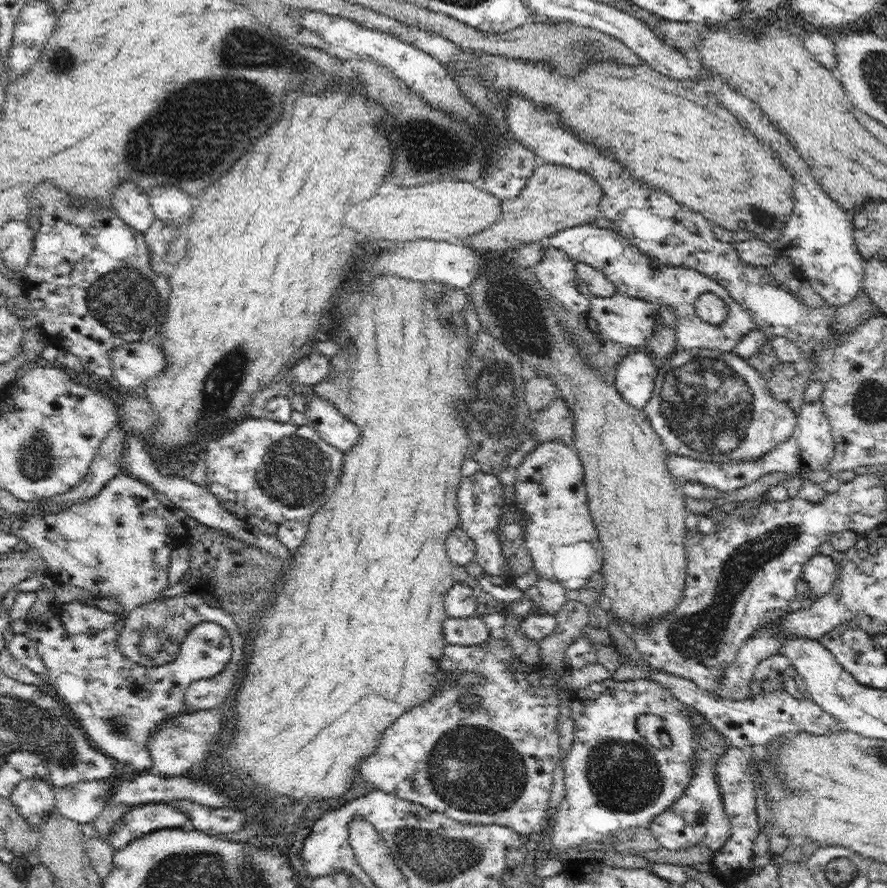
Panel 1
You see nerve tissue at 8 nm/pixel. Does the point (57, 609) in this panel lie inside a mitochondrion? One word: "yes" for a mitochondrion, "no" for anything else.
no

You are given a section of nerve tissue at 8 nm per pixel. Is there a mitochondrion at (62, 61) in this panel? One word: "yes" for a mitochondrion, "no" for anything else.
yes

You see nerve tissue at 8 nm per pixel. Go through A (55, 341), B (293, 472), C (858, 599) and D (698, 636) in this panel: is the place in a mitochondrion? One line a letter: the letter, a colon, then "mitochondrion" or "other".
A: other
B: mitochondrion
C: other
D: mitochondrion

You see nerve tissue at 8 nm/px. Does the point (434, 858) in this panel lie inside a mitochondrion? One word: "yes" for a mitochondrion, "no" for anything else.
yes

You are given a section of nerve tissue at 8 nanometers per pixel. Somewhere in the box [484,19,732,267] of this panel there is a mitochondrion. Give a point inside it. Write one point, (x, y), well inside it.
(578, 46)

